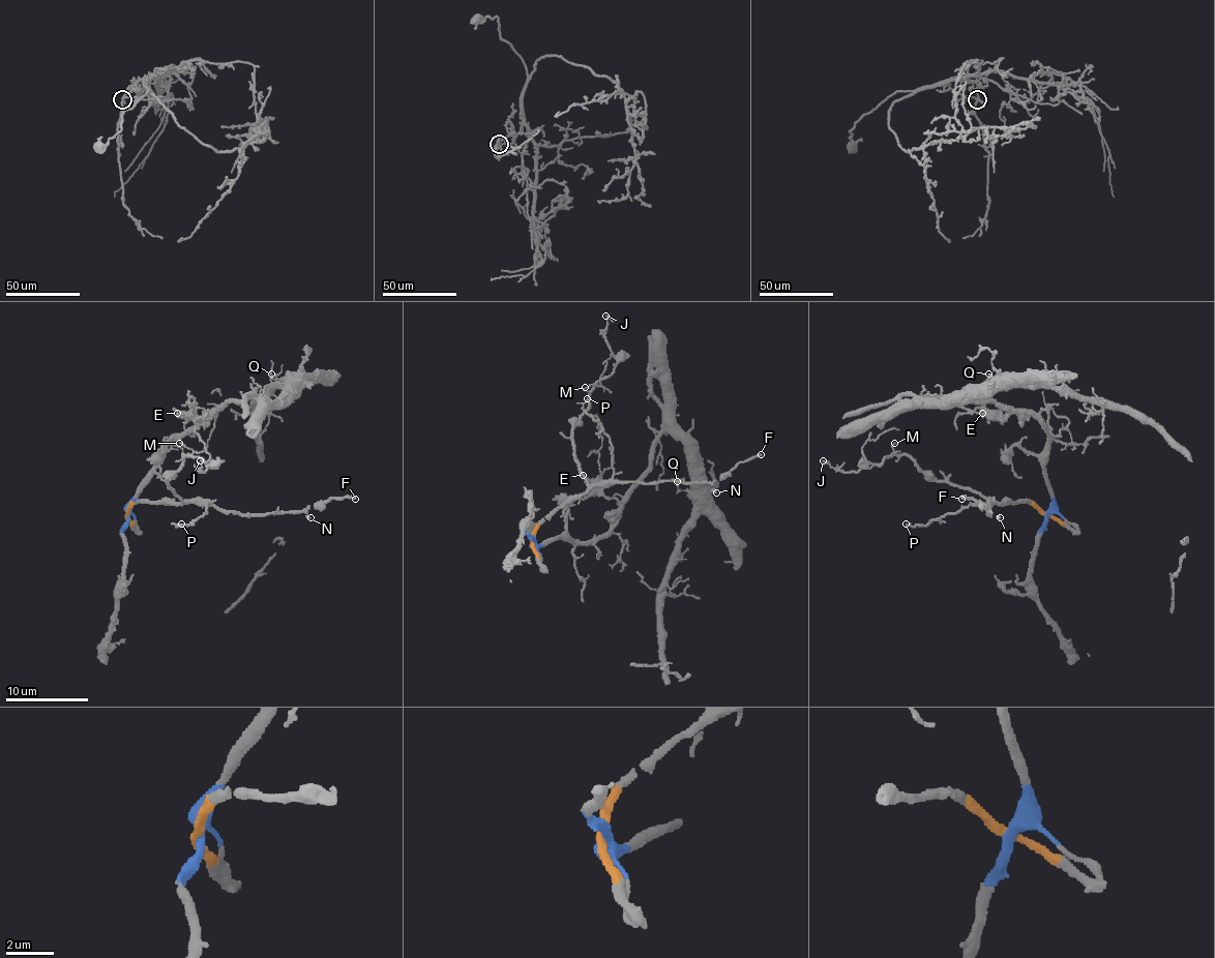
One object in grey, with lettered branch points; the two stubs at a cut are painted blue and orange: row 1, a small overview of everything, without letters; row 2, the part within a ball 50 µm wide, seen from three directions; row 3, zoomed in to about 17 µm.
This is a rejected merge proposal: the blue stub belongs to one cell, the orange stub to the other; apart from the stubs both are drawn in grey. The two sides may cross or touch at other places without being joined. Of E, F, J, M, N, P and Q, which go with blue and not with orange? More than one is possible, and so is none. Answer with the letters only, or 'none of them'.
E, Q

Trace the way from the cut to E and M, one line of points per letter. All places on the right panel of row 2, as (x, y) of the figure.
E: (1047, 515), (1051, 490), (1045, 474), (1045, 449), (1049, 430), (1033, 415), (1012, 413), (1006, 419), (981, 413)
M: (1047, 515), (1029, 503), (983, 499), (967, 488), (932, 480), (908, 455), (893, 455), (895, 443)

